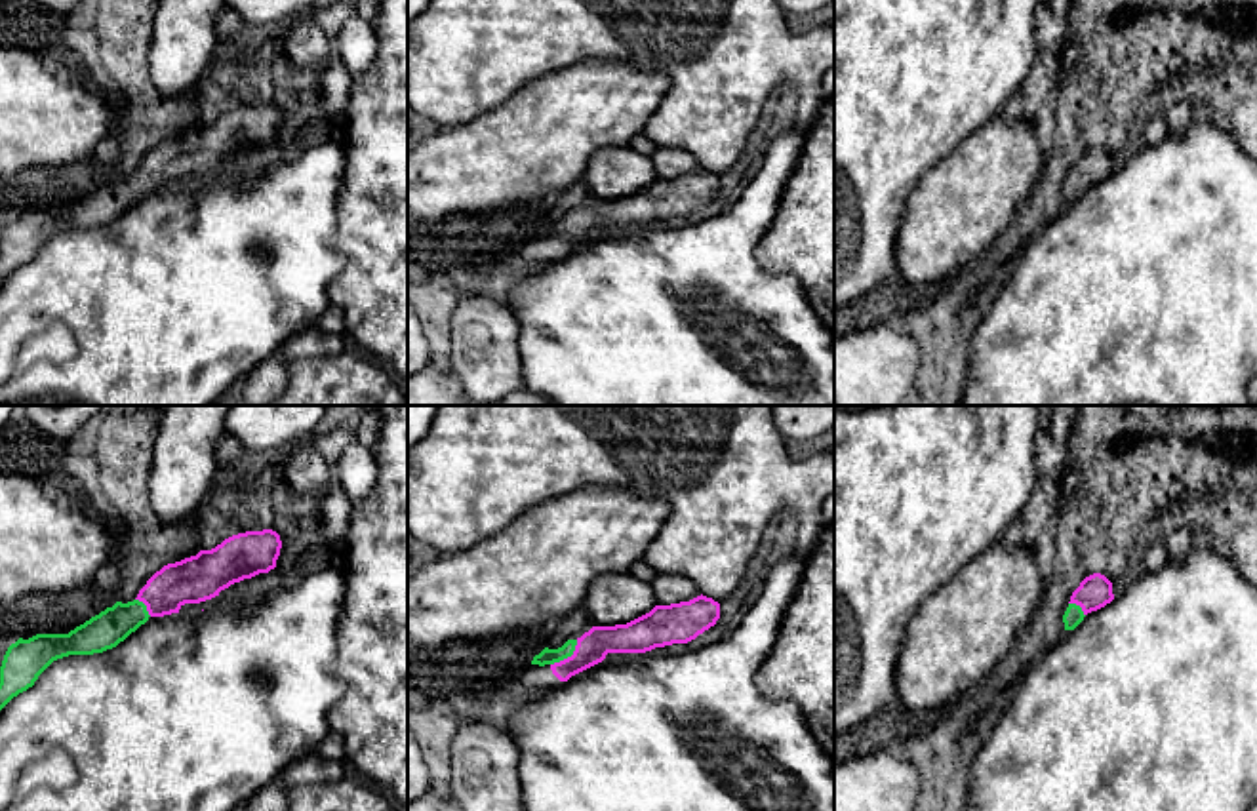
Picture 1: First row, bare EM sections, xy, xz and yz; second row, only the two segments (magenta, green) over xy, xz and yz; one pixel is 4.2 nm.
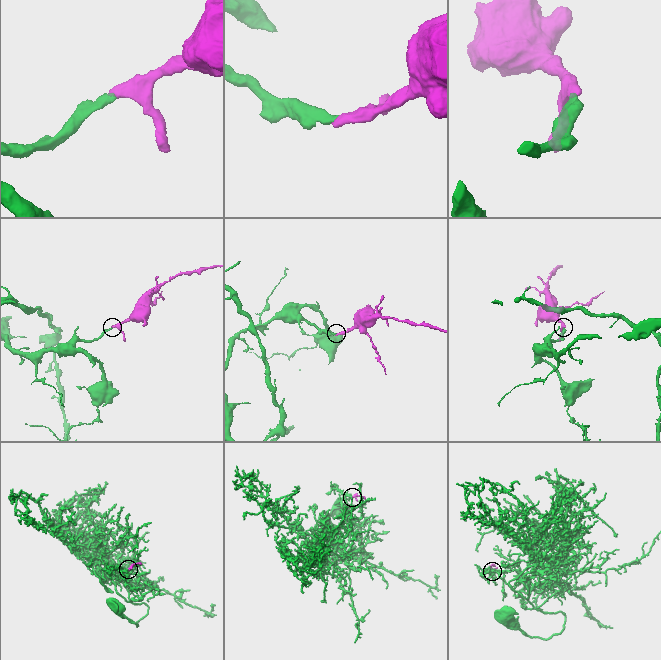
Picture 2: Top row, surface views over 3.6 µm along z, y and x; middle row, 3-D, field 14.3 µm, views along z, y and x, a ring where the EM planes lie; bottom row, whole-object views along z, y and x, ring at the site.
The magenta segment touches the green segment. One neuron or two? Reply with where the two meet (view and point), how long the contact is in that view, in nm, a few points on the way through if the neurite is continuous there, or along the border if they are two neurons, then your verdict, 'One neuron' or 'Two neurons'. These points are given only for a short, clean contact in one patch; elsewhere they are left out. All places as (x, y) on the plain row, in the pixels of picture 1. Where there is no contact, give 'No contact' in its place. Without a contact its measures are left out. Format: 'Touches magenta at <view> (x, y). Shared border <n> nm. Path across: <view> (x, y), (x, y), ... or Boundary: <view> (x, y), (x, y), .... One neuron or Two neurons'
Touches magenta at xz (568, 231). Shared border 160 nm. Path across: xz (593, 219), (568, 231), (547, 229). One neuron

